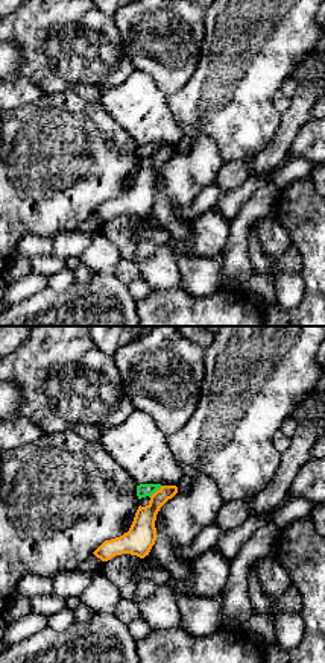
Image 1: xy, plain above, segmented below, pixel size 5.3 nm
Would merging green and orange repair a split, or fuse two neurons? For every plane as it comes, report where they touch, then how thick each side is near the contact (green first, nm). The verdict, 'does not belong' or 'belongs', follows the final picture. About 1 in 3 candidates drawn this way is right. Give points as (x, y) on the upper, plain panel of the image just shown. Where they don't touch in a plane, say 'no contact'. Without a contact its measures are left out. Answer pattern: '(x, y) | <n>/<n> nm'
(155, 150) | 70/150 nm

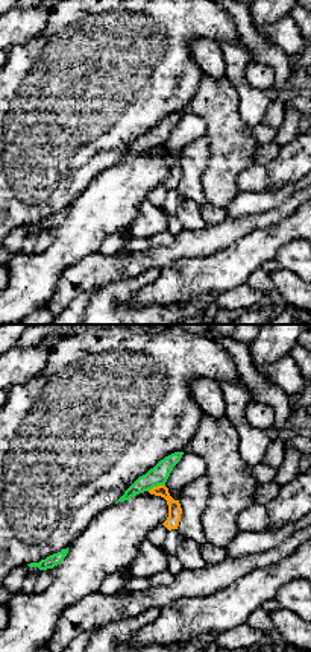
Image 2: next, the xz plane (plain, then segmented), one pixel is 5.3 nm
(155, 146) | 100/70 nm

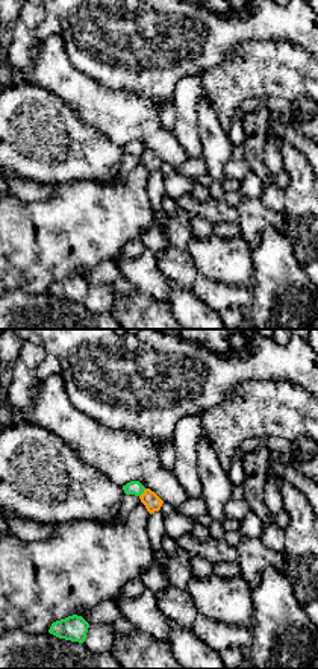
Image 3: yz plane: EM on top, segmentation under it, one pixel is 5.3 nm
(143, 152) | 80/90 nm

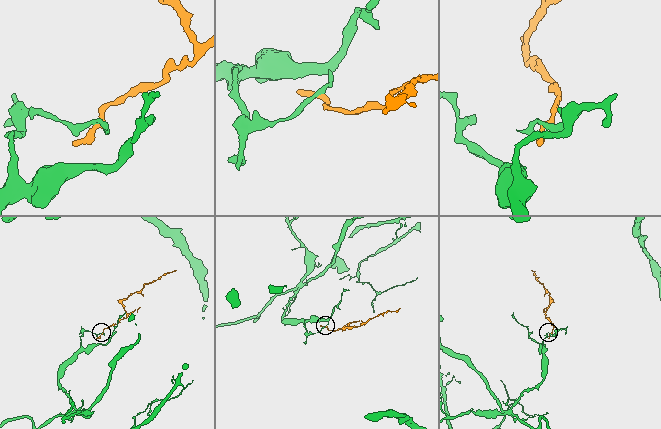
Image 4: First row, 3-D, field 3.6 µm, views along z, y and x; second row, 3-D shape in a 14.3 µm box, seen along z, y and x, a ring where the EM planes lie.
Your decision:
does not belong

